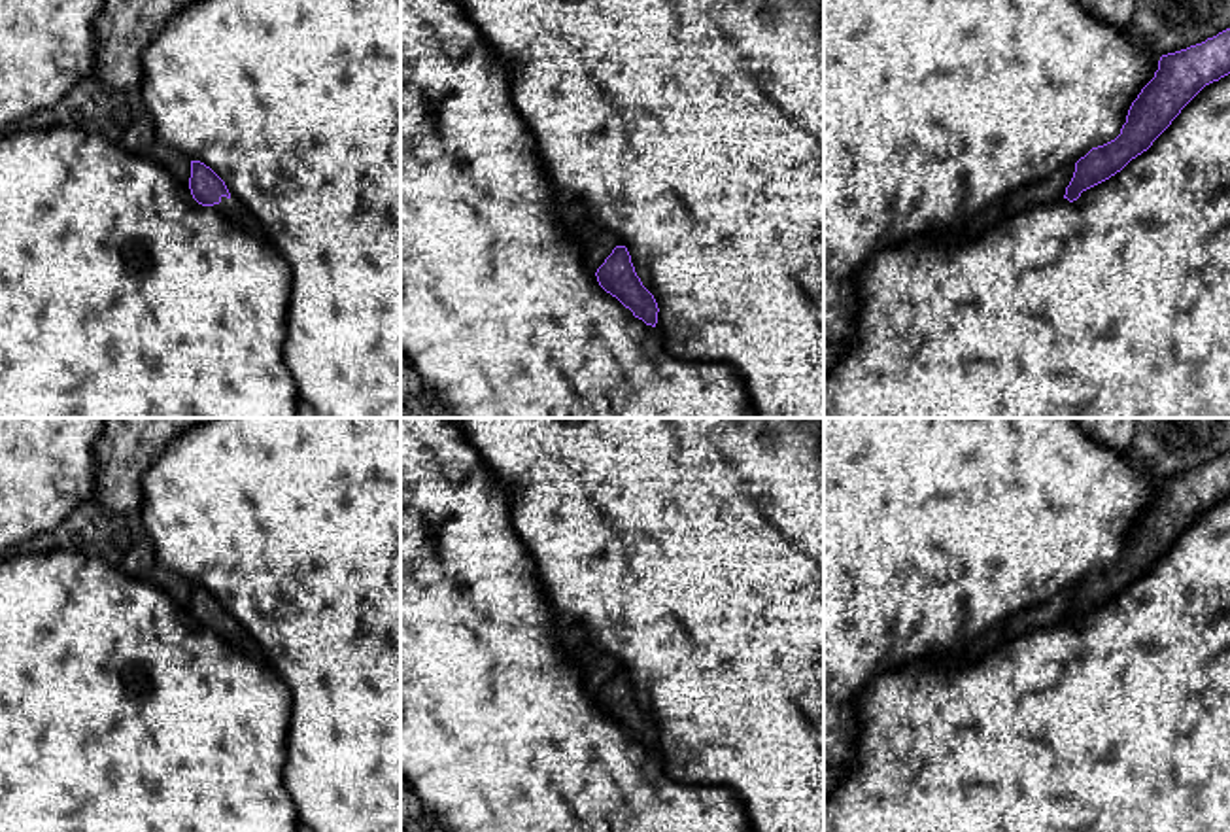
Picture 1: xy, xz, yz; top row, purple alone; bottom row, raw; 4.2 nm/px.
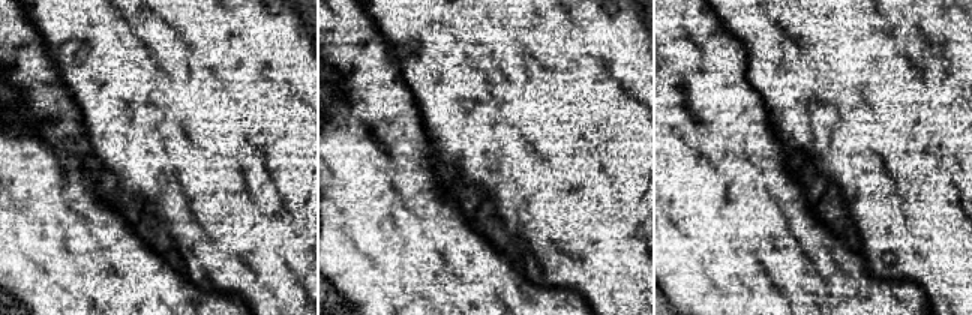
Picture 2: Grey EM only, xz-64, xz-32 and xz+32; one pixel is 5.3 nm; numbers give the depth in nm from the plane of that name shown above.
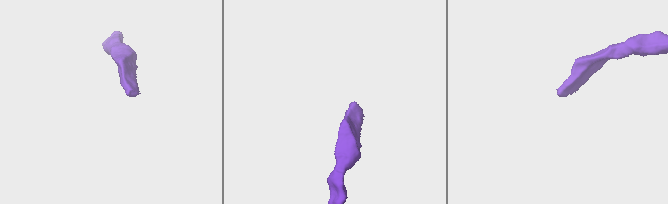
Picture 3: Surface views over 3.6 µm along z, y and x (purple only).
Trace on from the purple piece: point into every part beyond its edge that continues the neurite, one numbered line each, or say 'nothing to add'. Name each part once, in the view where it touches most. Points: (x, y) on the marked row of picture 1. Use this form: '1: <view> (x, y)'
nothing to add

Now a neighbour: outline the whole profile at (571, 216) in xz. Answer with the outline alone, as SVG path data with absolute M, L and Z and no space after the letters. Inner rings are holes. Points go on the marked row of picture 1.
M580 200L563 204L559 206L559 212L557 212L559 223L569 231L576 231L586 219L586 216L588 212Z

